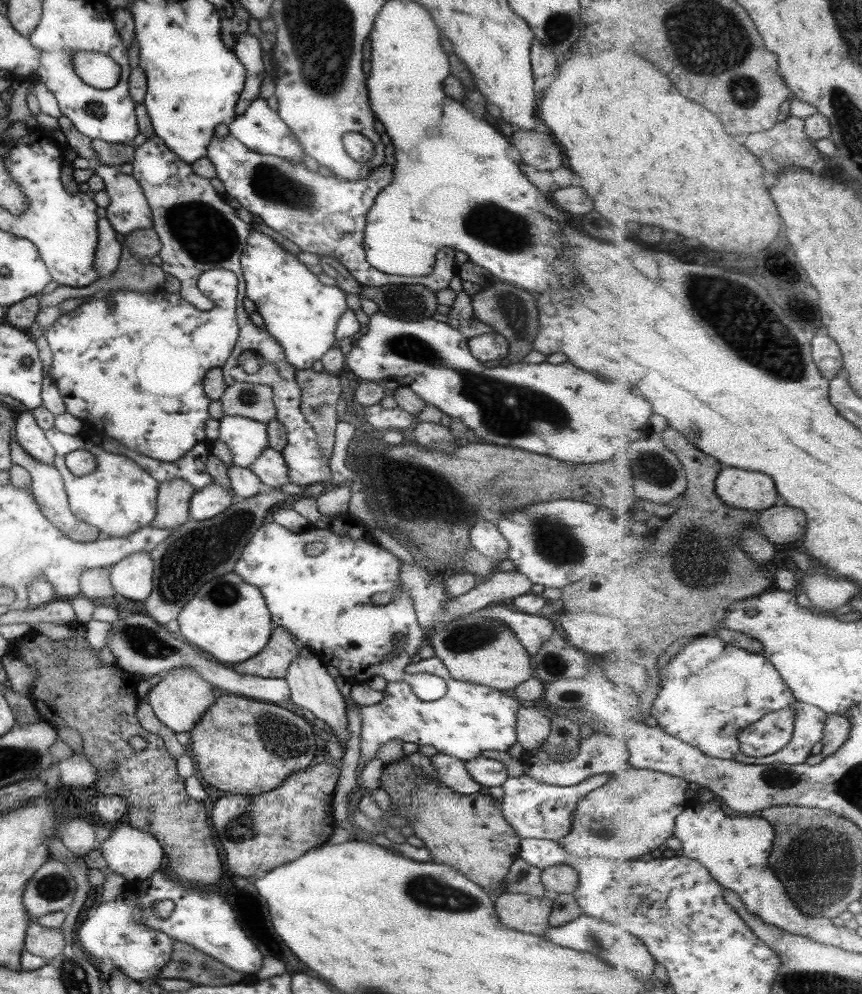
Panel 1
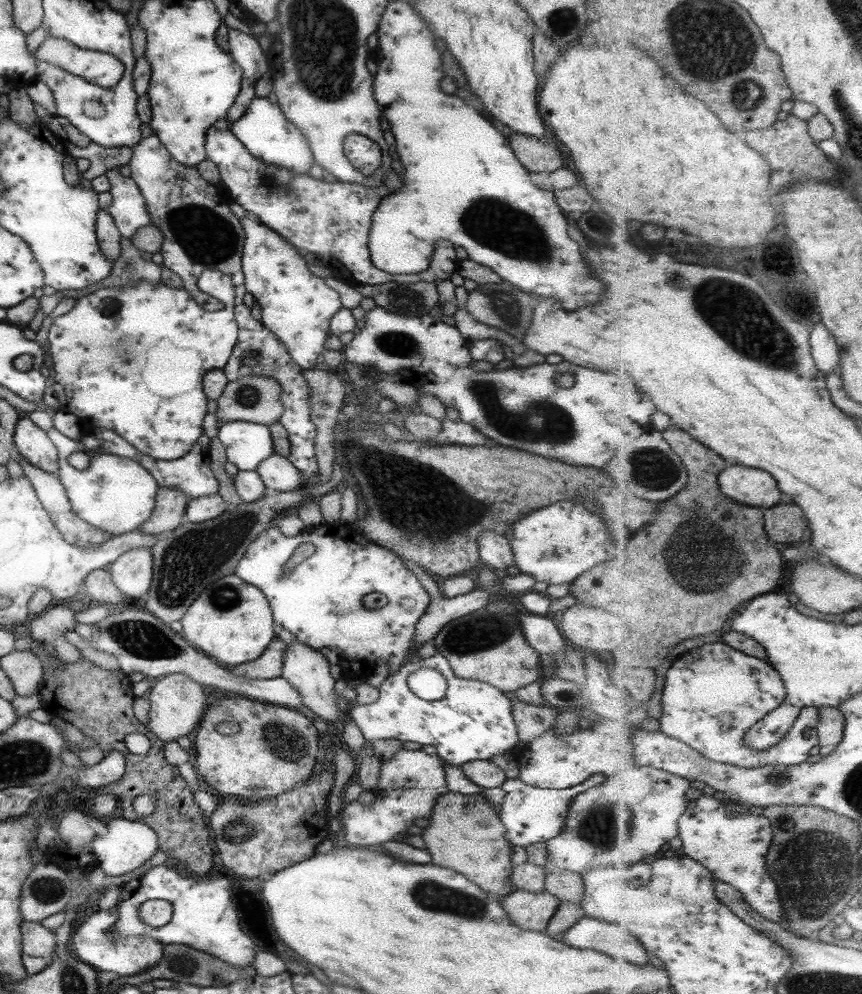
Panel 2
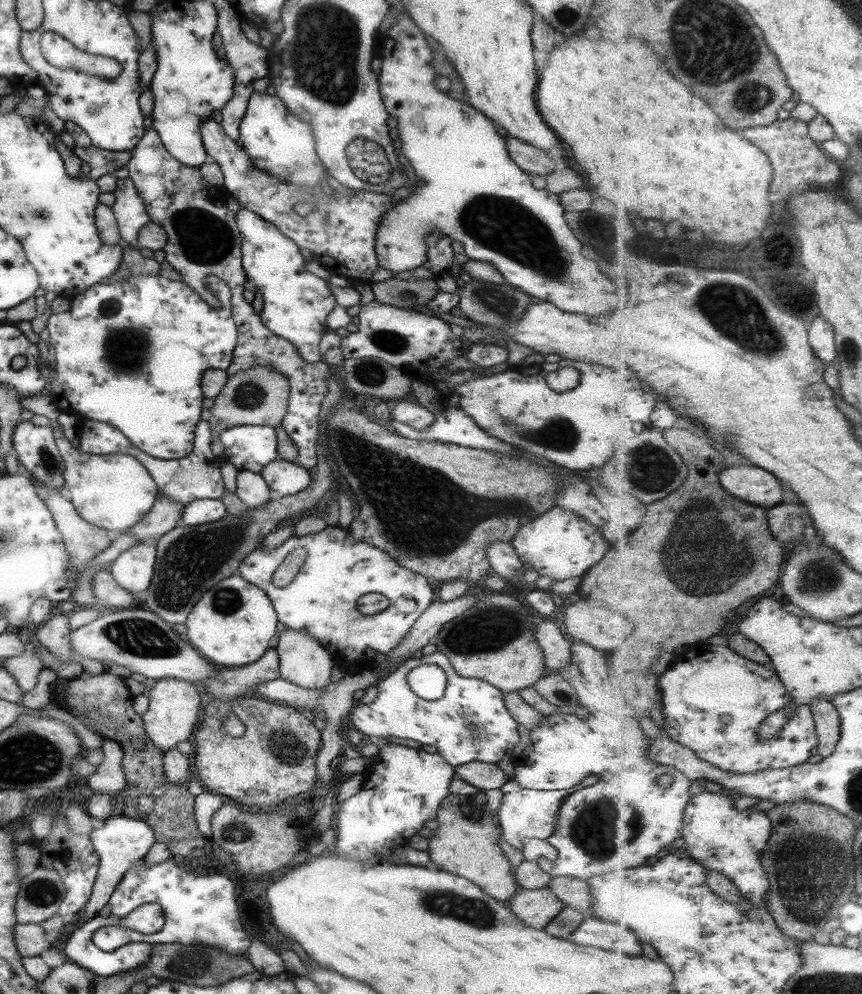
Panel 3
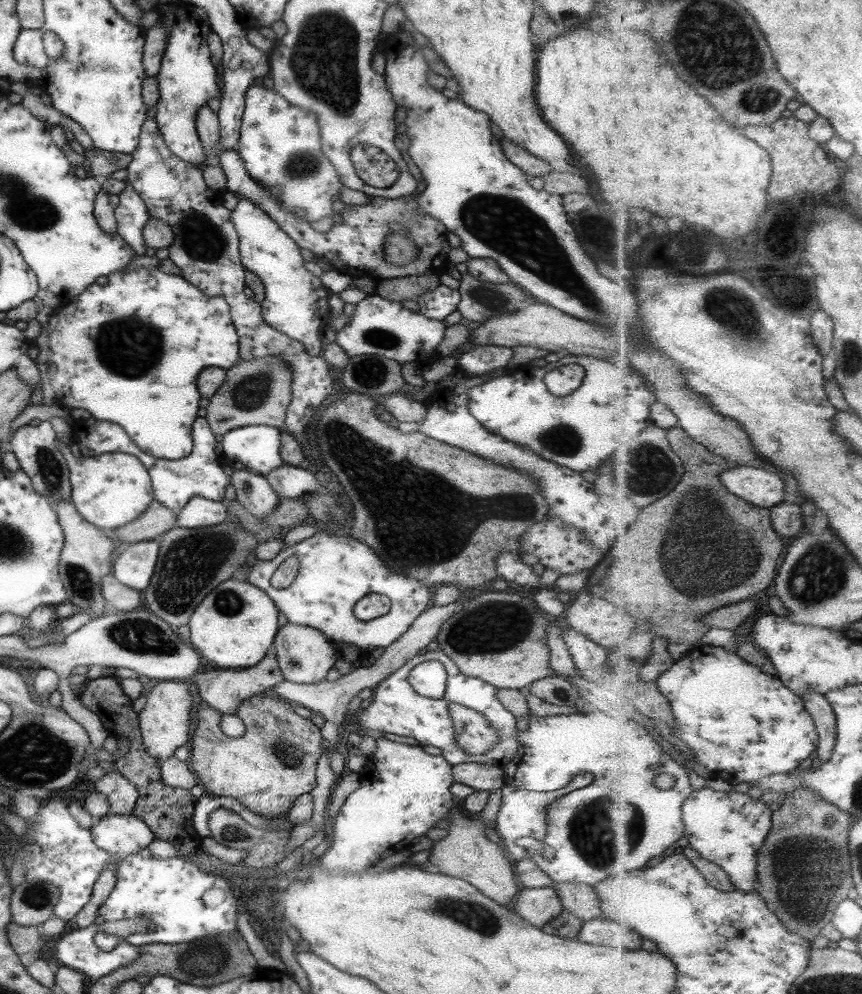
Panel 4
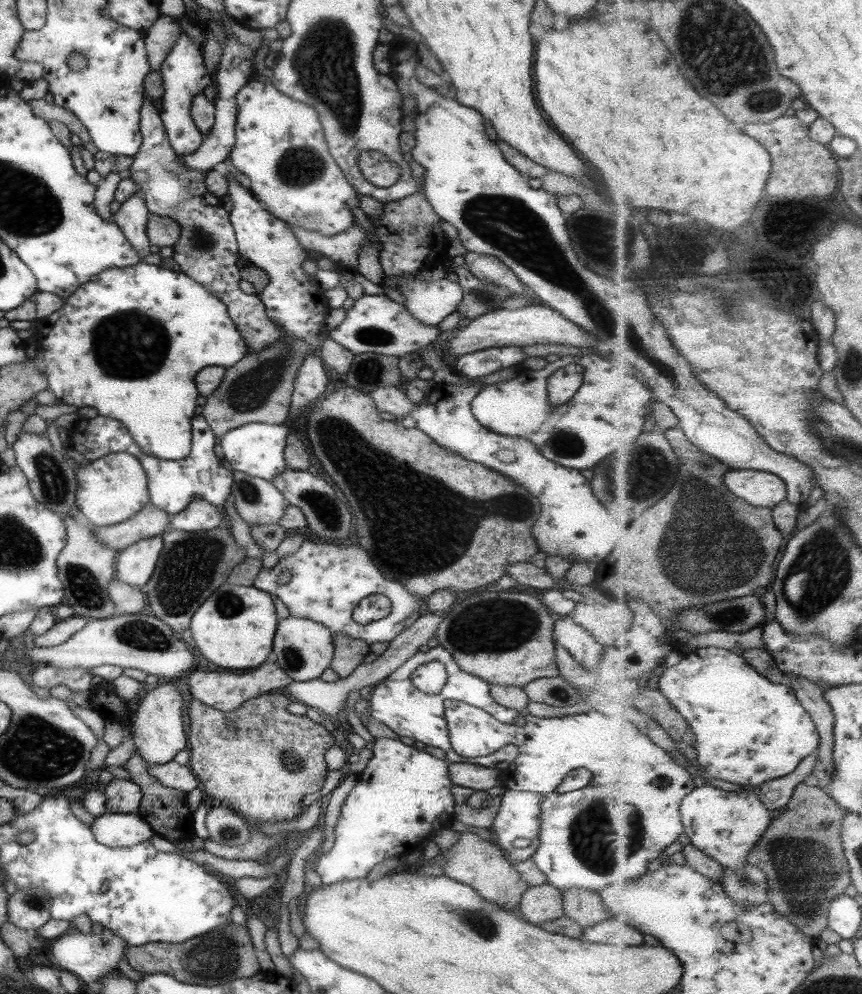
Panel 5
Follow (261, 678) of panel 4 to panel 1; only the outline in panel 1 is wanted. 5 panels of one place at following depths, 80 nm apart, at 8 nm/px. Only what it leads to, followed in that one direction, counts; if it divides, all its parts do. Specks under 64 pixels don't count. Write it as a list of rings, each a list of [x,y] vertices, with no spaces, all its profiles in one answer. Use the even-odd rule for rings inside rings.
[[[274,626],[263,649],[253,658],[243,663],[235,663],[233,670],[237,674],[258,678],[285,679],[287,667],[295,661],[295,656],[298,656],[291,638],[292,634],[286,628]]]

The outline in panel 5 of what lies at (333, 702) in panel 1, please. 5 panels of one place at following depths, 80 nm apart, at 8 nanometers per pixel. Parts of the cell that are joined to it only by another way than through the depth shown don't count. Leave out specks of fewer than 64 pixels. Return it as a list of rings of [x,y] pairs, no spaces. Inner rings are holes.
[[[296,616],[285,617],[277,623],[271,654],[274,663],[292,681],[306,682],[319,679],[323,671],[329,668],[333,652],[332,635],[322,624]]]

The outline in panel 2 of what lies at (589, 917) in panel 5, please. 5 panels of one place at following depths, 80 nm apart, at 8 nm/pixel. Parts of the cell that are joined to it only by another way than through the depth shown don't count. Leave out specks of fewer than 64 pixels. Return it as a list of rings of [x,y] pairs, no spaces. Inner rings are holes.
[[[553,869],[544,874],[544,891],[556,896],[559,901],[568,900],[580,904],[583,892],[583,883],[579,873],[565,869]]]

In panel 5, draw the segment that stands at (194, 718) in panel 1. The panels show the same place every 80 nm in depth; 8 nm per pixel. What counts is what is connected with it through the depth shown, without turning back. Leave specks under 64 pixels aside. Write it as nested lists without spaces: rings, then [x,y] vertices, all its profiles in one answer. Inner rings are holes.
[[[171,682],[161,684],[148,692],[139,701],[131,722],[134,750],[148,764],[165,764],[188,744],[185,732],[183,732],[183,698]]]

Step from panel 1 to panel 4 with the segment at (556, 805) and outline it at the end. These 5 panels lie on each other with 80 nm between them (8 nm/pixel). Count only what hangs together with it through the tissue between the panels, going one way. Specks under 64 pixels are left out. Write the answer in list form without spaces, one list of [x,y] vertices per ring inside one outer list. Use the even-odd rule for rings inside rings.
[[[582,772],[581,774],[577,774],[567,786],[552,791],[551,793],[535,793],[533,791],[517,790],[511,785],[504,784],[500,789],[501,805],[496,813],[492,827],[501,838],[501,845],[505,852],[507,852],[509,860],[516,862],[523,859],[524,850],[523,847],[517,844],[516,840],[518,838],[531,837],[535,838],[535,840],[543,840],[545,838],[547,832],[545,813],[548,810],[548,804],[551,803],[551,800],[569,794],[569,792],[573,790],[584,788],[584,786],[591,784],[593,779],[594,776],[590,772]]]

